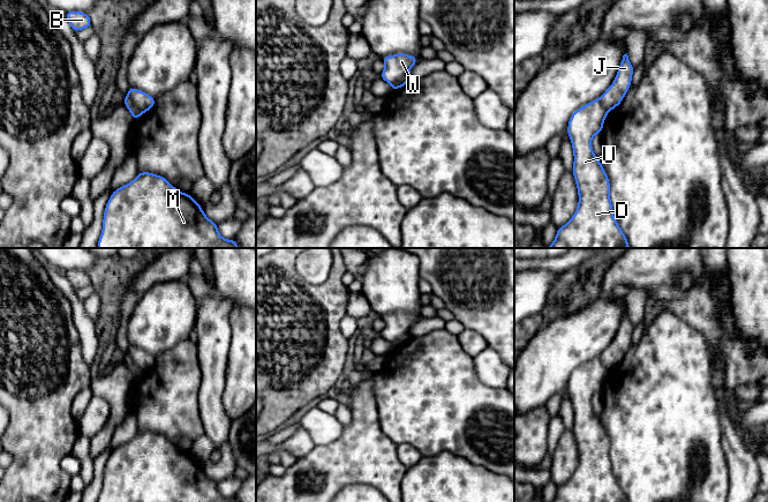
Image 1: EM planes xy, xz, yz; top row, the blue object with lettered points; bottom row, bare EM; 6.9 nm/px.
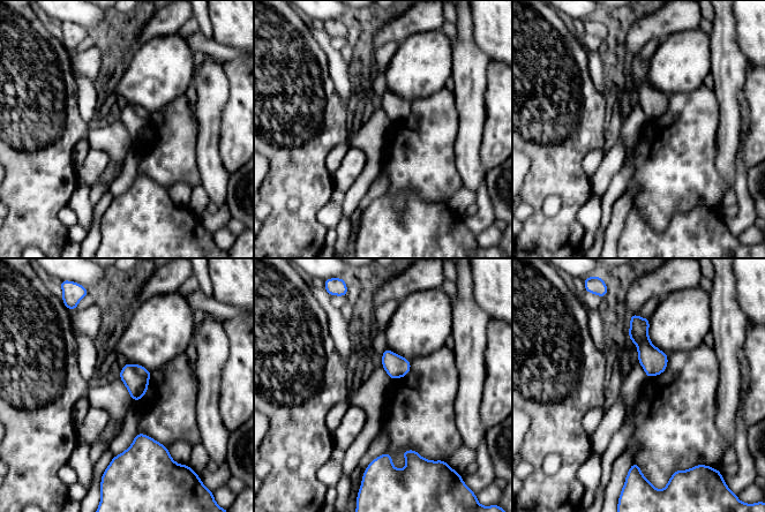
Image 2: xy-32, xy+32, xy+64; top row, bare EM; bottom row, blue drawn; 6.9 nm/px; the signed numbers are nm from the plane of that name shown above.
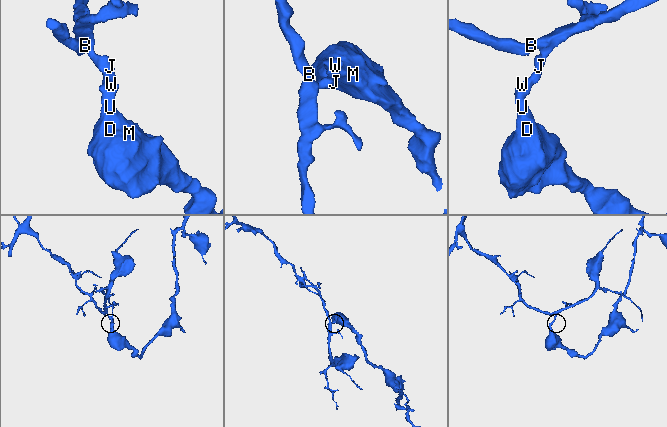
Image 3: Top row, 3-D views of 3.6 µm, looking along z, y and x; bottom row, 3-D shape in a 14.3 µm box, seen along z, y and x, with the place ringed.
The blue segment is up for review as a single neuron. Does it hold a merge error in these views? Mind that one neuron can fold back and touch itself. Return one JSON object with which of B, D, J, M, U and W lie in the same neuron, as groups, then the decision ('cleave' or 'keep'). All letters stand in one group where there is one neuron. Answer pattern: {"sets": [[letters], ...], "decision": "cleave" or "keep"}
{"sets": [["B", "J"], ["D", "M", "U", "W"]], "decision": "cleave"}

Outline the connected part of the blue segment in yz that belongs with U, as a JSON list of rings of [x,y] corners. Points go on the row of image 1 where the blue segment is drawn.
[[[600,98],[573,112],[569,119],[567,134],[573,148],[573,170],[579,202],[572,218],[557,228],[554,242],[545,248],[630,248],[630,243],[619,227],[610,200],[610,181],[601,160],[593,151],[592,138],[601,134],[607,118],[607,110]]]

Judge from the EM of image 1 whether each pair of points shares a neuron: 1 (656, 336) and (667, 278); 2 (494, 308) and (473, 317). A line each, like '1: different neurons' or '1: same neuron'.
1: different neurons
2: same neuron

